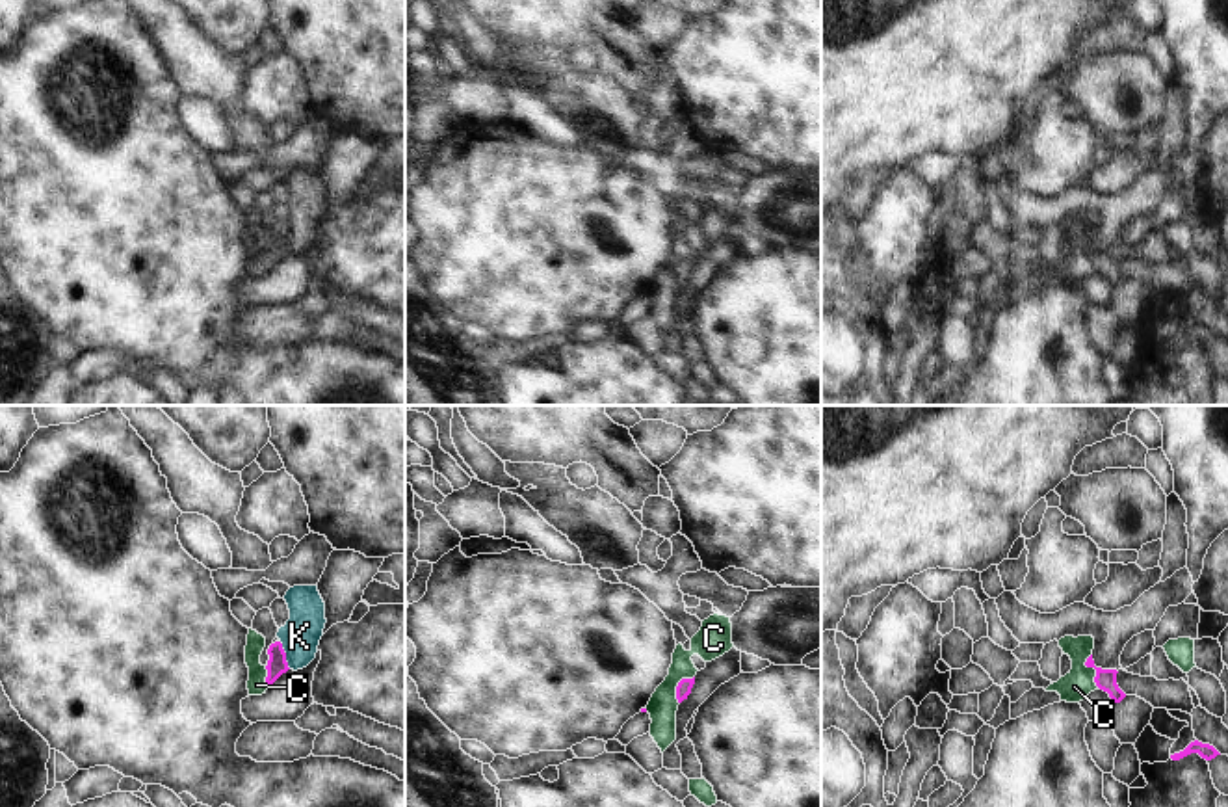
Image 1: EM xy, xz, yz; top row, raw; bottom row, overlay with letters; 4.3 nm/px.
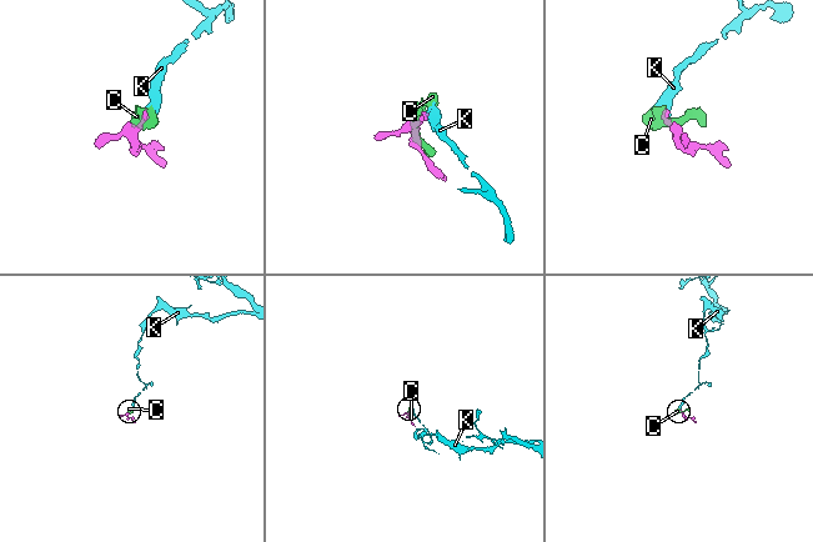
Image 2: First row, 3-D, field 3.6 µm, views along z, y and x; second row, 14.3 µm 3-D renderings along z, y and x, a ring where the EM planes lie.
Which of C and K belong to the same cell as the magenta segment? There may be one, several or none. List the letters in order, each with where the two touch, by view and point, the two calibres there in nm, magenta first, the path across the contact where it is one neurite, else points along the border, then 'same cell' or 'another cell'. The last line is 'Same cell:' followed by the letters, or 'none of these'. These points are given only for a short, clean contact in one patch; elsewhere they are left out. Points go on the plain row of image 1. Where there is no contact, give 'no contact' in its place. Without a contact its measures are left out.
C: meets magenta in yz at (1095, 251); 100 nm thick on the magenta side, 140 nm on the other; border along yz (1091, 237), (1085, 248), (1095, 253), (1095, 266), (1100, 272); another cell
K: meets magenta in xy at (285, 238); 90 nm thick on the magenta side, 170 nm on the other; border along xy (279, 225), (290, 251); another cell
Same cell: none of these

